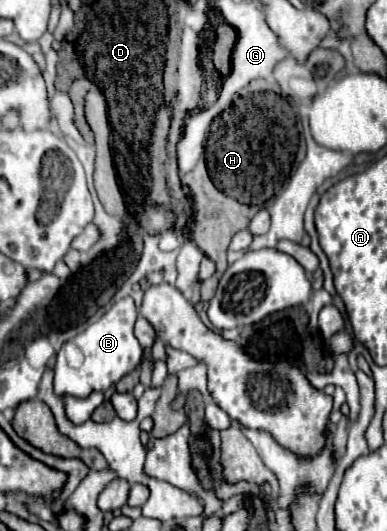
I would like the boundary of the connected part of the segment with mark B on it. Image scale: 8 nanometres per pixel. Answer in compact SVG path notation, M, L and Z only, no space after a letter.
M121 298L117 300L95 324L91 324L87 330L77 334L73 342L83 352L83 364L79 368L71 368L65 360L65 352L57 352L57 364L55 364L55 394L57 396L75 396L75 398L87 398L91 392L105 392L111 386L115 386L123 376L131 374L143 360L143 348L137 342L133 334L133 326L137 320L137 308L133 298Z

